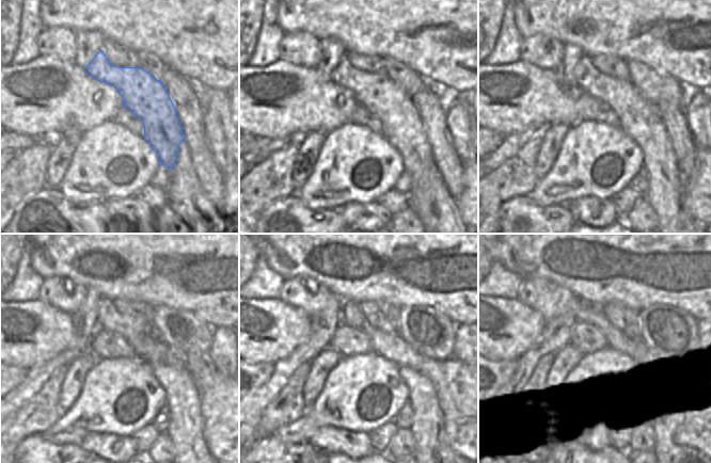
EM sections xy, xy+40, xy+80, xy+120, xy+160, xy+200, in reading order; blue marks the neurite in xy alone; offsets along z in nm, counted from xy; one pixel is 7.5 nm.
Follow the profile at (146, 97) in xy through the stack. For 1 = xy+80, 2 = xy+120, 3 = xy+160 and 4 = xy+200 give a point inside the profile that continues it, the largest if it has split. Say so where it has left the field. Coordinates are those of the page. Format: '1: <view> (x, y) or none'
1: xy+80 (640, 118)
2: xy+120 (186, 430)
3: xy+160 (431, 450)
4: xy+200 (667, 421)

